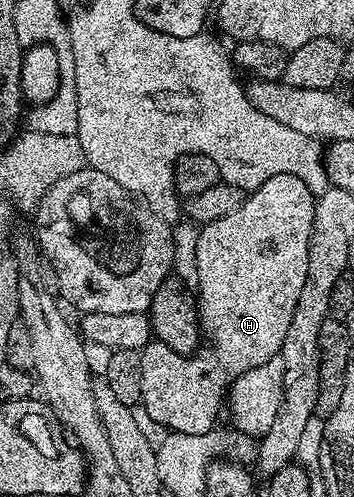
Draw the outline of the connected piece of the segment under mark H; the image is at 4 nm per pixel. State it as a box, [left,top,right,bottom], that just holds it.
[141,174,317,436]

